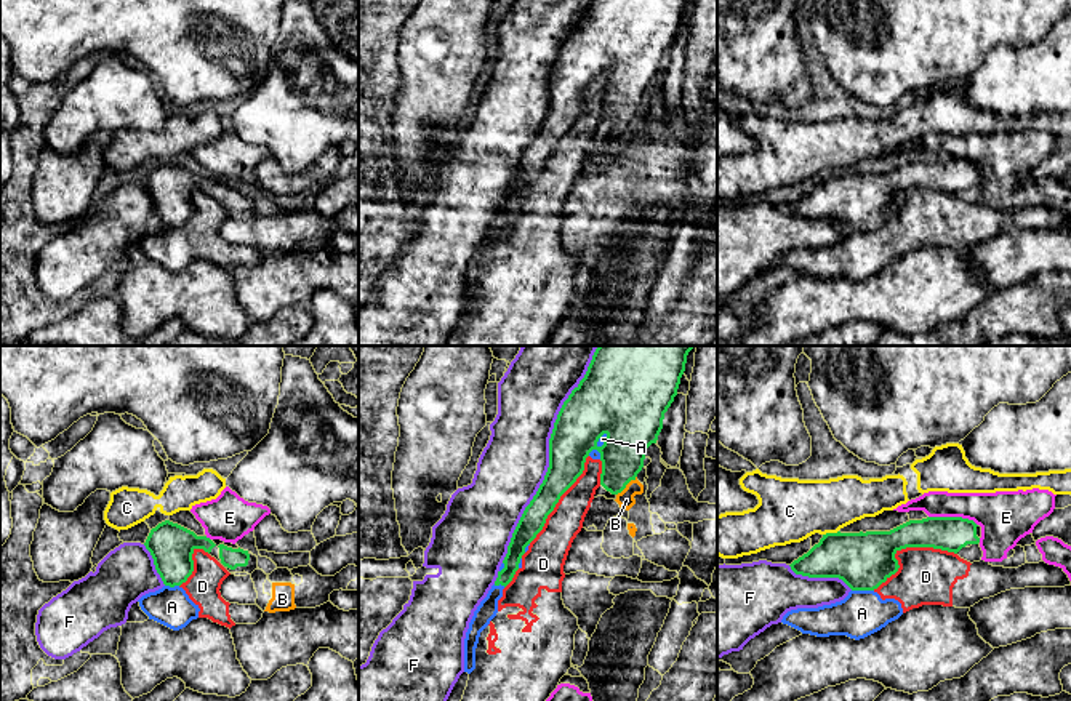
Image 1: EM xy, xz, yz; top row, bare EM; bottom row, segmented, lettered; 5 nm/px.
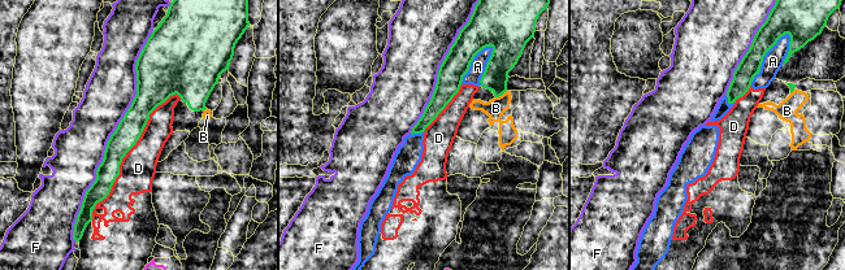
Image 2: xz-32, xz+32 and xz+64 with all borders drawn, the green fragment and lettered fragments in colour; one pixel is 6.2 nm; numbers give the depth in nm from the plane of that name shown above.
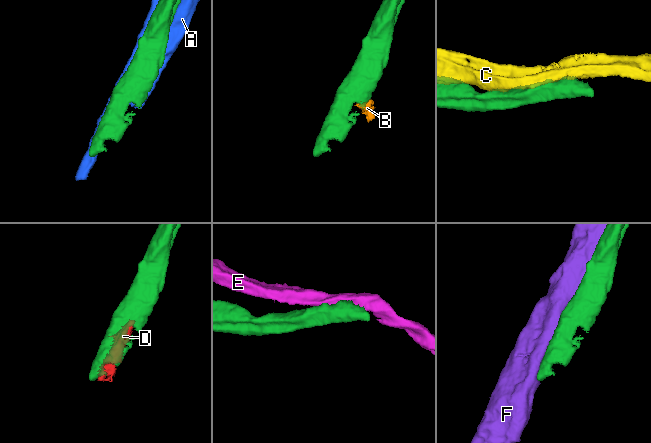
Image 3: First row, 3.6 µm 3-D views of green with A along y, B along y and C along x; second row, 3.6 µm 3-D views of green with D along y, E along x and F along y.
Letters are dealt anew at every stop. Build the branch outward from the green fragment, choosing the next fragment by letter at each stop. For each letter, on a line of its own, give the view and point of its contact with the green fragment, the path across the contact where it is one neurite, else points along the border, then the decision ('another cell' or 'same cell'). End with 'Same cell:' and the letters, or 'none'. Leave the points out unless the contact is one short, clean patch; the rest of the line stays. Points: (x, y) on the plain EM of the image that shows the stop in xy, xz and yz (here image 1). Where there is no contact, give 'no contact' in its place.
A: yz (863, 231) | another cell
B: xz (626, 125) | along xz (636, 117), (617, 136) | another cell
C: yz (830, 175) | another cell
D: yz (905, 189) | another cell
E: yz (953, 159) | another cell
F: xz (549, 103) | another cell
Same cell: none

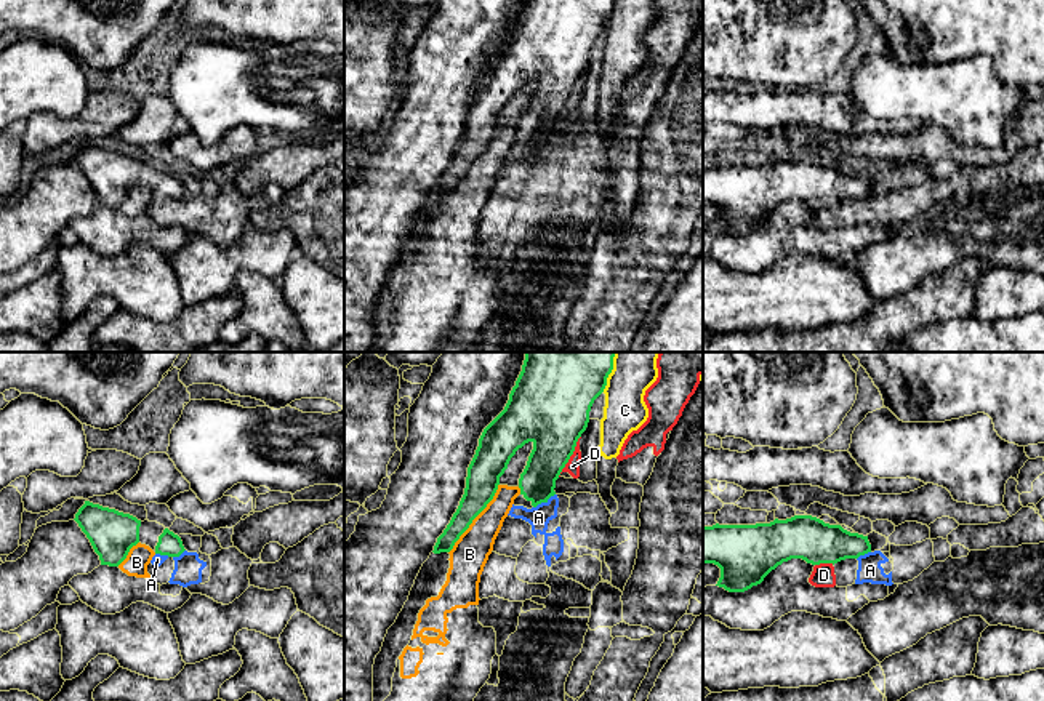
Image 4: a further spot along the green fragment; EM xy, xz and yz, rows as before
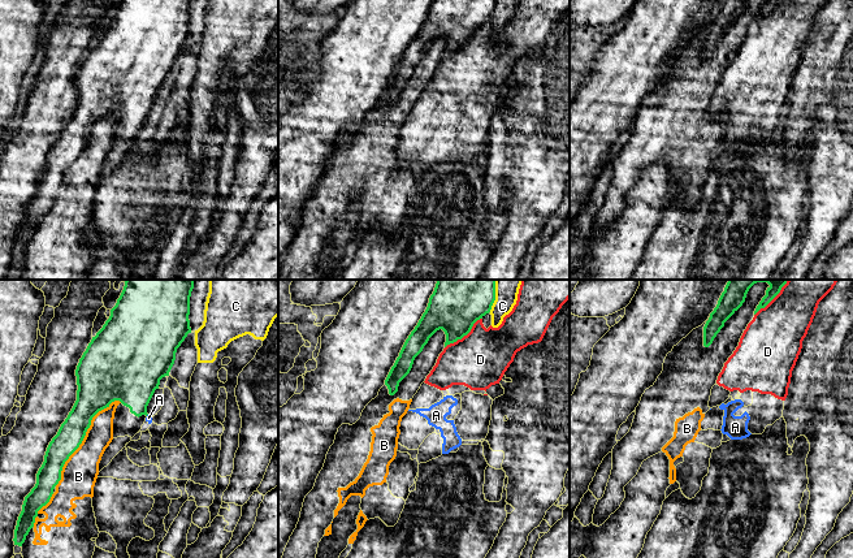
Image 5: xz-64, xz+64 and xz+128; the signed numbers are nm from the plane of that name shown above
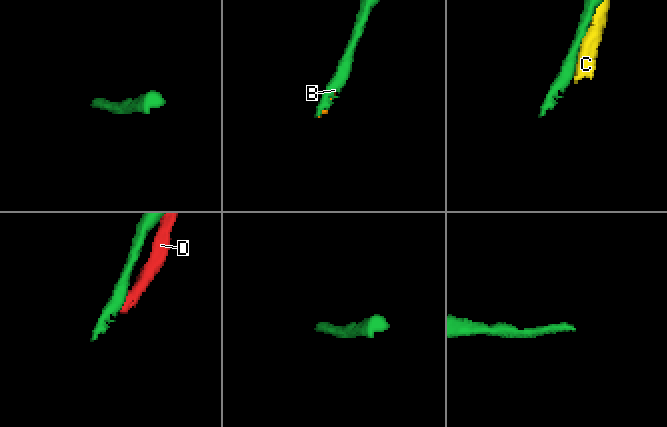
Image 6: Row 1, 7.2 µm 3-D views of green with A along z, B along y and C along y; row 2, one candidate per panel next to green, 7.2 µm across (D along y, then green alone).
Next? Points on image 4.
A: xz (543, 143) | along xz (554, 135), (534, 149) | another cell
B: xz (474, 159) | another cell
C: xz (609, 15) | another cell
D: xz (570, 96) | another cell
Same cell: none

